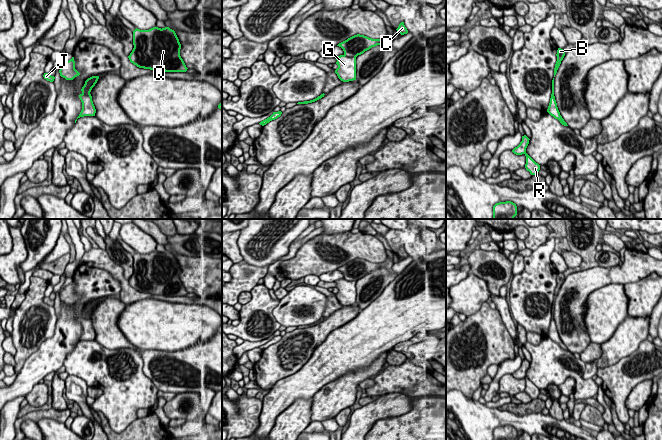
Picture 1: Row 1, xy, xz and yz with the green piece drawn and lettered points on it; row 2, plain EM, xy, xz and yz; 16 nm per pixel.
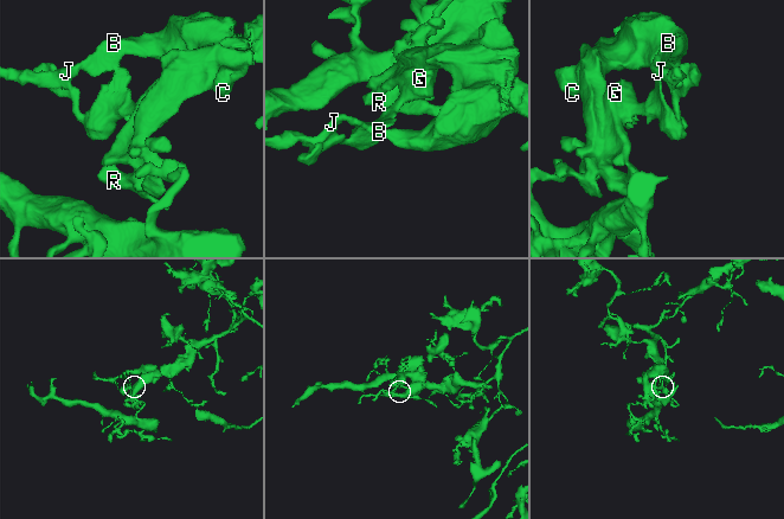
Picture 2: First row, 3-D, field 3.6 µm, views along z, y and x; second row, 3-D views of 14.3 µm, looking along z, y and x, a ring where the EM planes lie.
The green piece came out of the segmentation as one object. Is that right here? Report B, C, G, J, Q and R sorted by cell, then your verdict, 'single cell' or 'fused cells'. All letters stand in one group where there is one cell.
B C J Q / G R; fused cells

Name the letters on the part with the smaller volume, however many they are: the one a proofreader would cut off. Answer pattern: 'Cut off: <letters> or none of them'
Cut off: G, R

